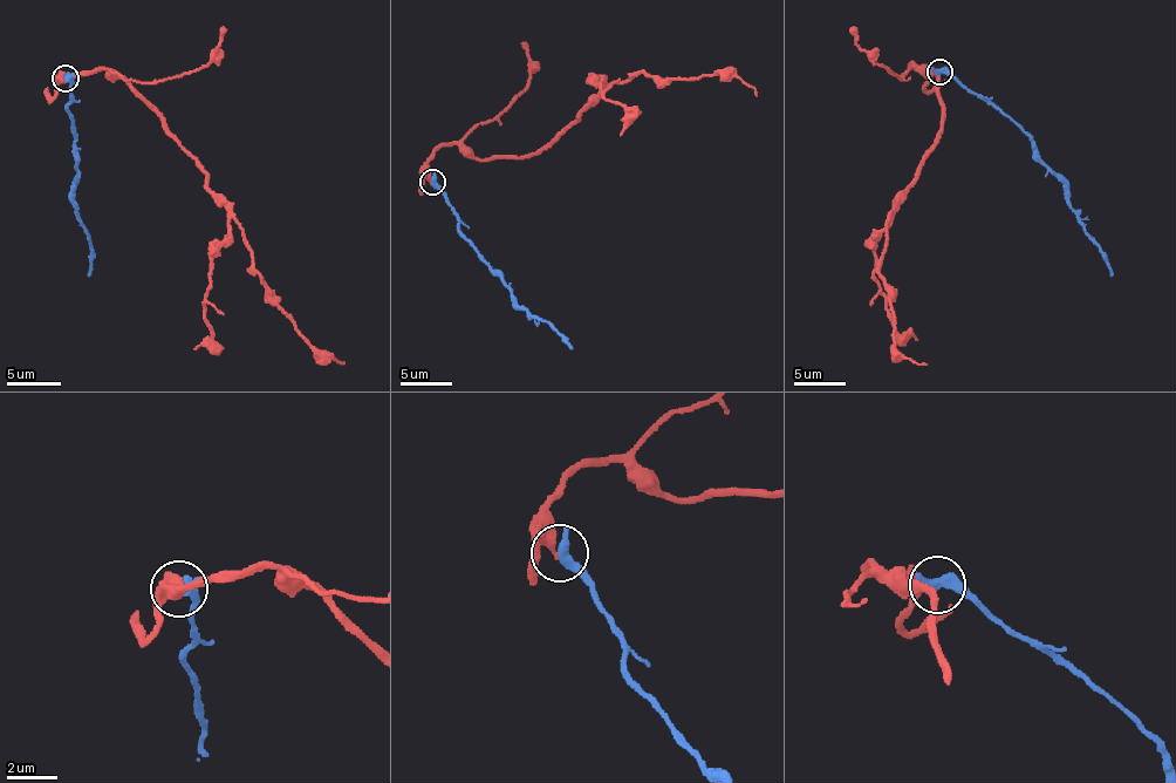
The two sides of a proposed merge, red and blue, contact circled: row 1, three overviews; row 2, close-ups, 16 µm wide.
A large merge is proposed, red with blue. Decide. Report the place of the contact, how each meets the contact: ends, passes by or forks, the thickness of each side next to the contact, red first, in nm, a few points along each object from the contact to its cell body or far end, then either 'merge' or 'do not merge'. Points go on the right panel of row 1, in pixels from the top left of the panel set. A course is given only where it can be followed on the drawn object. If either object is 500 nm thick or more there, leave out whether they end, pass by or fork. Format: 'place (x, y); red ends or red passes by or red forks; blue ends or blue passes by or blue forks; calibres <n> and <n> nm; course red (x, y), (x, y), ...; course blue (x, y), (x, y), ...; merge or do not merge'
place (939, 72); calibres 400 and 500 nm; course red (939, 73), (909, 63), (937, 76), (943, 113), (921, 172), (888, 222), (877, 272), (897, 352), (927, 363); course blue (939, 73), (995, 106), (1023, 130), (1034, 156), (1064, 184), (1066, 203), (1100, 247), (1113, 276); do not merge

